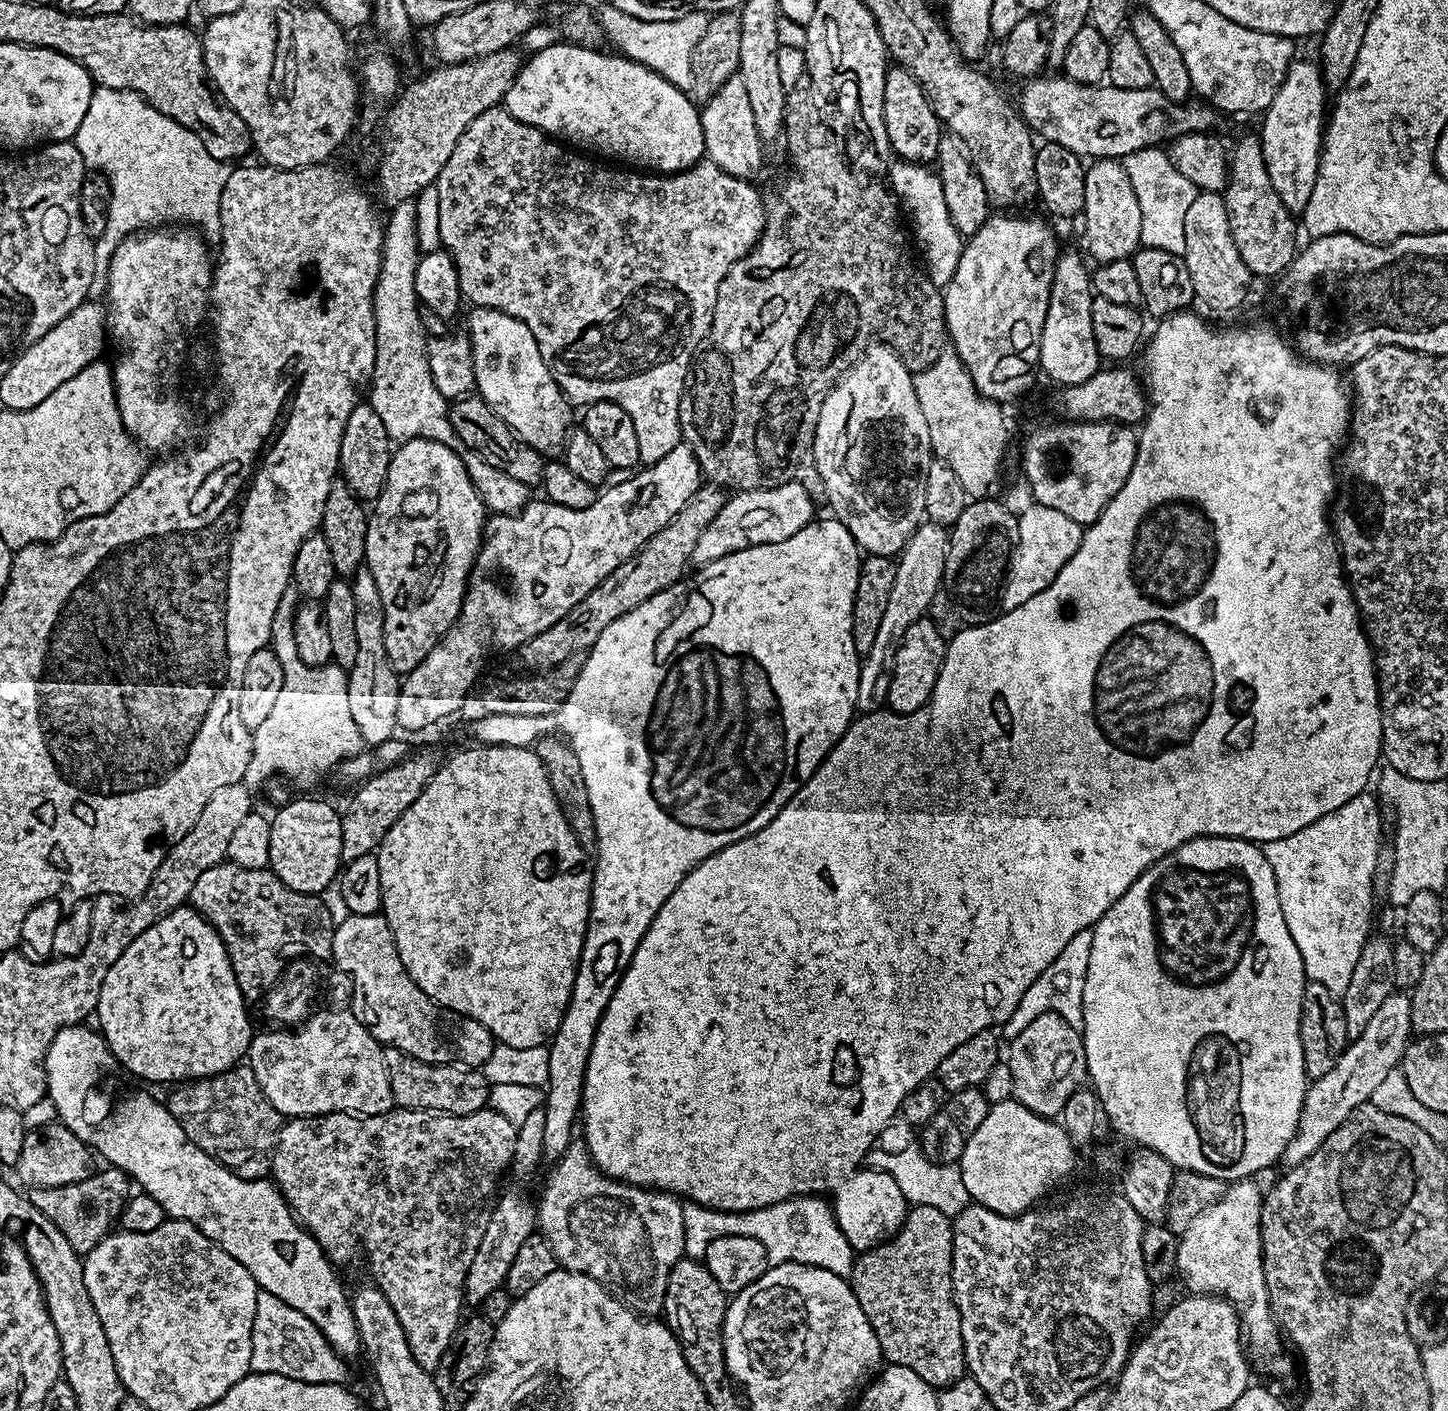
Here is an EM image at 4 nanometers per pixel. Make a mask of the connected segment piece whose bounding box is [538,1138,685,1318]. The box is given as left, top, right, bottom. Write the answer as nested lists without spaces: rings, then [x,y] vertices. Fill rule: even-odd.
[[[573,1139],[568,1145],[568,1149],[560,1155],[560,1159],[555,1161],[552,1173],[548,1176],[548,1185],[544,1188],[544,1197],[538,1200],[538,1232],[544,1237],[544,1241],[550,1246],[550,1250],[556,1256],[556,1263],[563,1271],[577,1272],[578,1274],[586,1274],[590,1278],[594,1278],[599,1284],[604,1285],[608,1289],[608,1293],[615,1300],[620,1300],[627,1308],[639,1314],[644,1318],[656,1318],[664,1311],[664,1294],[666,1292],[666,1282],[670,1270],[678,1261],[685,1259],[684,1255],[684,1231],[682,1230],[682,1210],[684,1204],[677,1197],[667,1192],[657,1192],[651,1188],[639,1188],[636,1184],[626,1184],[622,1180],[614,1180],[610,1176],[604,1175],[596,1163],[592,1160],[592,1156],[588,1153],[583,1139]]]

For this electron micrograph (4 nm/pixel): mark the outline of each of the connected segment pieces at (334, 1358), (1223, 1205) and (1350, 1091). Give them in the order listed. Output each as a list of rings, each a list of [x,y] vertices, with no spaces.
[[[263,1290],[256,1294],[256,1313],[252,1331],[252,1349],[250,1350],[250,1369],[262,1374],[282,1374],[311,1384],[344,1384],[347,1381],[348,1368],[343,1359],[337,1356],[318,1326],[306,1314],[286,1306],[282,1298]]]
[[[1248,1178],[1229,1183],[1217,1204],[1211,1204],[1205,1212],[1198,1214],[1198,1218],[1188,1223],[1188,1229],[1180,1236],[1176,1266],[1178,1276],[1184,1279],[1189,1293],[1223,1296],[1225,1300],[1242,1309],[1242,1336],[1246,1341],[1247,1355],[1253,1361],[1261,1360],[1274,1375],[1284,1376],[1291,1370],[1292,1360],[1286,1353],[1280,1352],[1282,1332],[1271,1308],[1268,1307],[1268,1287],[1264,1281],[1264,1247],[1258,1231],[1262,1192],[1259,1192],[1252,1183],[1253,1181]]]
[[[1400,990],[1393,991],[1392,996],[1386,998],[1386,1002],[1382,1002],[1382,1006],[1374,1013],[1374,1018],[1370,1018],[1366,1030],[1362,1030],[1362,1034],[1358,1034],[1358,1038],[1344,1049],[1334,1070],[1309,1083],[1296,1132],[1282,1157],[1285,1165],[1301,1164],[1310,1158],[1310,1154],[1314,1154],[1314,1150],[1318,1150],[1318,1146],[1322,1146],[1322,1142],[1326,1142],[1326,1138],[1330,1138],[1330,1134],[1334,1134],[1334,1130],[1338,1130],[1338,1126],[1350,1118],[1355,1108],[1371,1101],[1374,1090],[1378,1090],[1386,1074],[1401,1067],[1404,1052],[1413,1035],[1411,1005],[1411,995]]]

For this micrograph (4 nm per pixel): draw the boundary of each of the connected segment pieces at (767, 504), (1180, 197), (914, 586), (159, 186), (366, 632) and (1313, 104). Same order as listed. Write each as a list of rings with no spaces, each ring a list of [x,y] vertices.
[[[783,484],[777,488],[759,488],[729,495],[722,510],[718,510],[718,518],[702,530],[702,538],[698,538],[698,546],[694,546],[692,564],[703,566],[731,552],[742,552],[759,544],[782,542],[812,523],[812,504],[814,498],[801,484]]]
[[[1160,146],[1138,150],[1123,157],[1122,163],[1130,178],[1130,186],[1134,186],[1134,194],[1138,194],[1138,207],[1142,210],[1141,245],[1183,256],[1186,250],[1186,210],[1190,210],[1194,203],[1198,191],[1196,184],[1178,174],[1171,155]]]
[[[931,522],[921,523],[916,532],[908,539],[906,546],[898,554],[895,561],[896,573],[894,586],[890,589],[890,598],[886,611],[882,613],[882,623],[878,626],[878,634],[874,638],[874,646],[863,657],[856,678],[856,710],[857,713],[874,712],[883,709],[888,703],[892,667],[896,661],[896,652],[900,649],[902,634],[914,622],[925,619],[928,607],[934,594],[942,588],[944,567],[948,553],[949,529]]]
[[[97,87],[90,98],[90,106],[86,106],[86,118],[82,118],[78,147],[85,165],[103,174],[110,182],[112,191],[106,230],[103,236],[95,237],[94,240],[97,273],[107,273],[112,255],[123,240],[145,230],[155,229],[157,226],[198,226],[198,231],[205,241],[219,241],[220,199],[230,168],[225,161],[210,158],[210,150],[202,146],[198,134],[166,118],[166,114],[154,110],[154,106],[150,106],[138,94]]]
[[[366,566],[359,568],[350,583],[354,590],[354,631],[358,633],[358,658],[354,658],[354,666],[347,669],[350,714],[365,745],[384,744],[398,732],[396,719],[401,677],[390,666],[386,654],[382,594],[378,594],[374,574]]]
[[[1296,58],[1288,67],[1278,94],[1274,94],[1274,102],[1262,113],[1264,125],[1258,129],[1258,135],[1266,158],[1266,174],[1270,174],[1270,182],[1274,182],[1274,190],[1278,190],[1278,198],[1282,198],[1286,210],[1294,214],[1307,213],[1310,194],[1314,194],[1326,131],[1324,95],[1326,89],[1319,63]]]

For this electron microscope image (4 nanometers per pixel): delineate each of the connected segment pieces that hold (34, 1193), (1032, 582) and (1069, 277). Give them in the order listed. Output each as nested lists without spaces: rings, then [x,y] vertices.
[[[104,1166],[101,1172],[100,1169],[93,1171],[92,1176],[82,1182],[34,1188],[27,1197],[34,1206],[38,1206],[38,1210],[42,1210],[42,1214],[46,1214],[46,1218],[50,1218],[50,1222],[54,1222],[54,1226],[58,1226],[58,1230],[62,1230],[62,1234],[66,1234],[66,1242],[70,1242],[76,1252],[86,1254],[94,1250],[94,1246],[98,1246],[98,1242],[102,1242],[119,1221],[130,1195],[128,1184],[130,1177],[122,1169]]]
[[[1035,502],[1029,505],[1018,516],[1018,538],[1000,593],[1000,606],[1006,612],[1022,606],[1022,602],[1030,602],[1034,594],[1046,590],[1046,586],[1054,582],[1062,566],[1066,566],[1070,558],[1074,558],[1085,534],[1085,529],[1078,522],[1074,522],[1074,518],[1066,518],[1066,514],[1059,510],[1050,510],[1050,506]]]
[[[1061,251],[1054,270],[1046,322],[1042,326],[1039,366],[1039,371],[1043,375],[1045,372],[1056,386],[1086,382],[1088,376],[1094,375],[1102,367],[1102,357],[1094,342],[1094,326],[1090,322],[1093,295],[1090,268],[1080,264],[1078,253]]]

